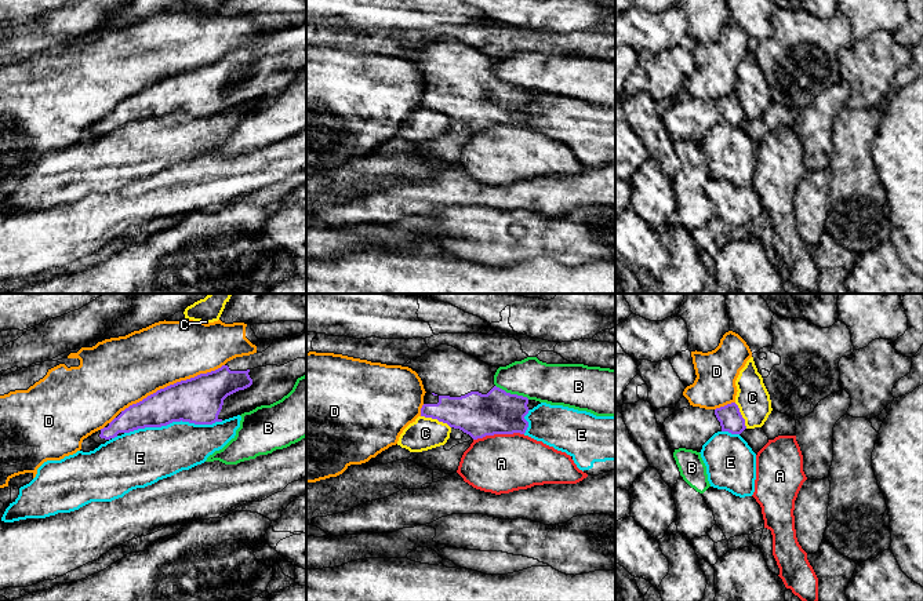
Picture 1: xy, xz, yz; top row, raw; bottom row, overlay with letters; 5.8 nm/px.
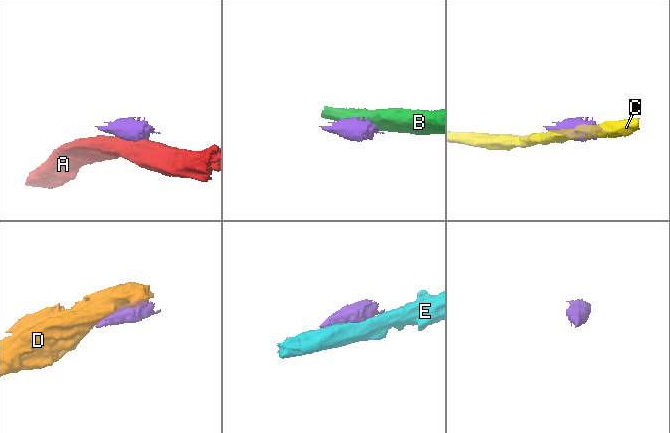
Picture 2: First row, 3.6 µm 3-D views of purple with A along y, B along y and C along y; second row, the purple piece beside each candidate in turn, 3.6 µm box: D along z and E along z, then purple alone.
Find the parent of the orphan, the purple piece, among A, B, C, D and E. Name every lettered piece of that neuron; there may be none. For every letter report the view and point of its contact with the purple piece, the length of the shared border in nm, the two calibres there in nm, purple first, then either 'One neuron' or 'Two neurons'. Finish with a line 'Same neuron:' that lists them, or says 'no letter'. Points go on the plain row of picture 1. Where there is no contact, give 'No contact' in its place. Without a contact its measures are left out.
A: Touches purple at xz (498, 124). Shared border 300 nm. Thickness 260 nm (purple) against 340 nm. Two neurons
B: Touches purple at xz (512, 86). Shared border 220 nm. Thickness 260 nm (purple) against 240 nm. Two neurons
C: Touches purple at xz (436, 109). Shared border 190 nm. Thickness 260 nm (purple) against 190 nm. Two neurons
D: Touches purple at xy (171, 76). Shared border 650 nm. Thickness 280 nm (purple) against 380 nm. Two neurons
E: Touches purple at xy (173, 112). Shared border 600 nm. Thickness 280 nm (purple) against 320 nm. Two neurons
Same neuron: no letter

